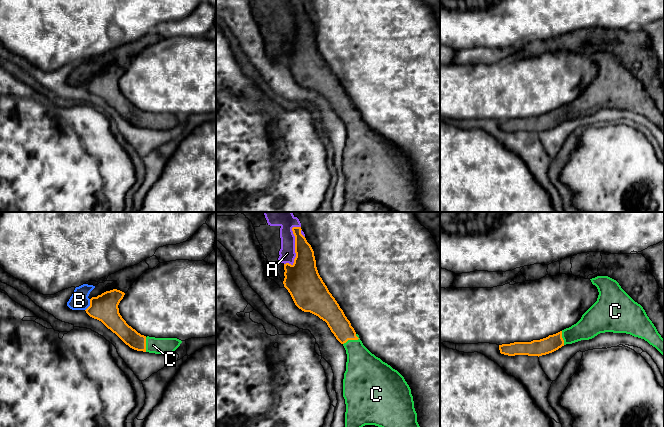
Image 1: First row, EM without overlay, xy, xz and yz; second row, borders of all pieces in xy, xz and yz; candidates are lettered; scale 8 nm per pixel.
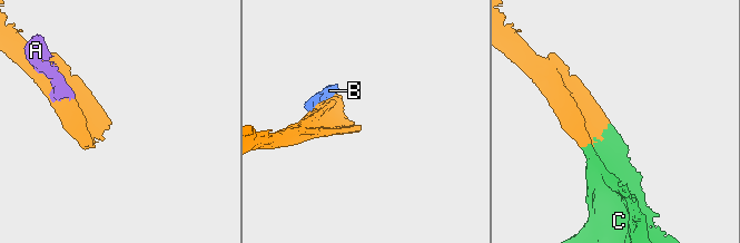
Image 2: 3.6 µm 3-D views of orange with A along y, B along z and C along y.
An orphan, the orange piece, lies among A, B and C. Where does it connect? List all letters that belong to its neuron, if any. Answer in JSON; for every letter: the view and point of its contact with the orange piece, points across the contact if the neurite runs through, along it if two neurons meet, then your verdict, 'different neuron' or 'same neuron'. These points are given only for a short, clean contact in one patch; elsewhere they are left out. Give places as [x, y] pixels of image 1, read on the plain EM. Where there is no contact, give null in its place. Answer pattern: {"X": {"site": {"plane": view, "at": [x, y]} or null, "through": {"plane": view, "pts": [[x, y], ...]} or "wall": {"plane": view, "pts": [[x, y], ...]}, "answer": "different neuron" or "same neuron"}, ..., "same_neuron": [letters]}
{"A": {"site": {"plane": "xz", "at": [295, 22]}, "answer": "different neuron"}, "B": {"site": {"plane": "xy", "at": [90, 81]}, "wall": {"plane": "xy", "pts": [[90, 75], [90, 81], [85, 86]]}, "answer": "different neuron"}, "C": {"site": {"plane": "xz", "at": [351, 115]}, "answer": "same neuron"}, "same_neuron": ["C"]}

